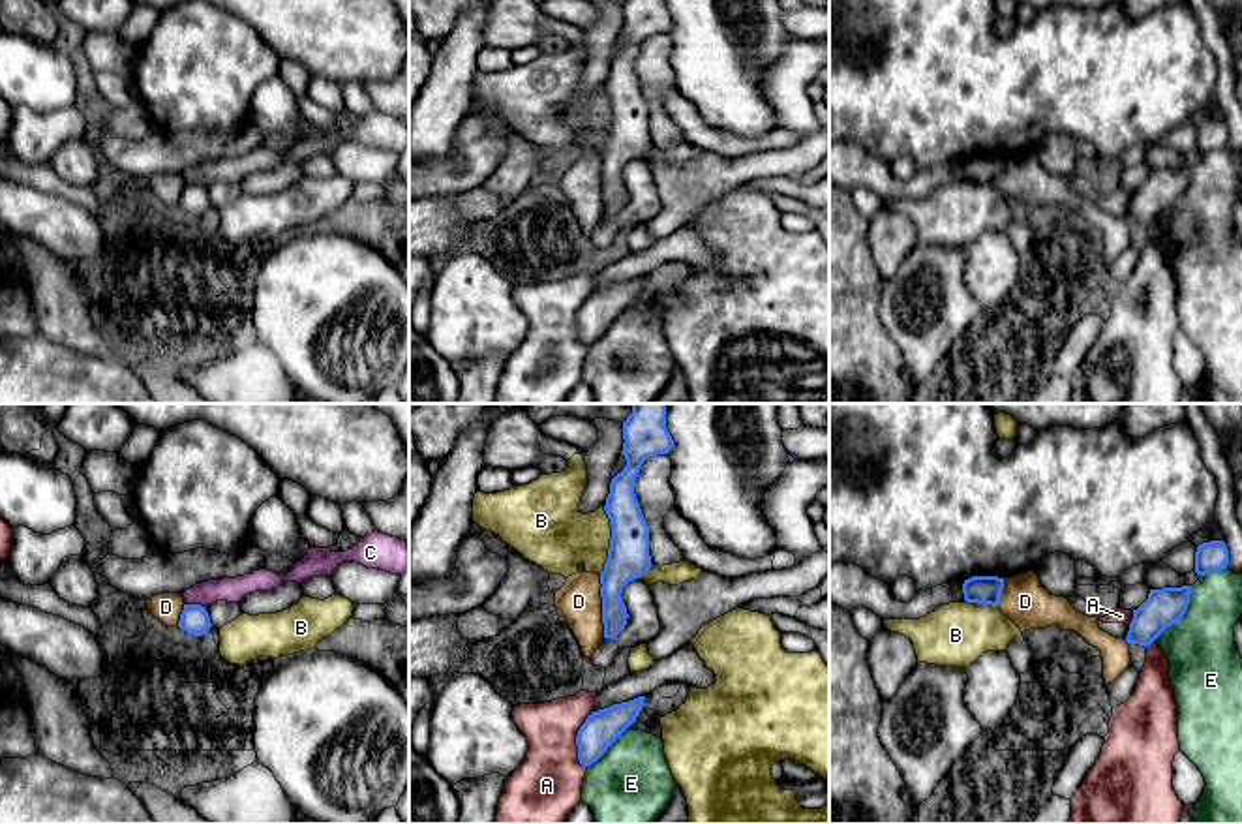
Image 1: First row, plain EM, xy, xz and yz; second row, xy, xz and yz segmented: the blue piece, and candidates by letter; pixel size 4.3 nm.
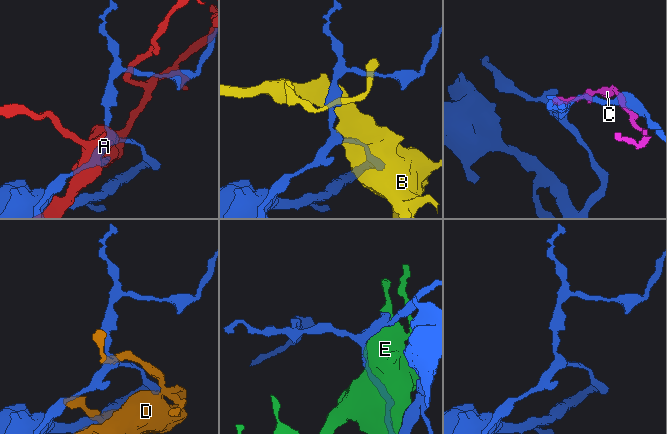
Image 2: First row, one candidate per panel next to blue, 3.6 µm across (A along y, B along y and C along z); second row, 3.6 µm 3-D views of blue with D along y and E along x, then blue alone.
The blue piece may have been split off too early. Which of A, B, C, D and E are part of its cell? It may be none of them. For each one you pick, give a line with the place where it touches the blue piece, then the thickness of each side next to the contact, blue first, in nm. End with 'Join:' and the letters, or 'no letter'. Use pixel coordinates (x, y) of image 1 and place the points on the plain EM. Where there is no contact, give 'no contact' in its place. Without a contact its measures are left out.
Join: no letter

